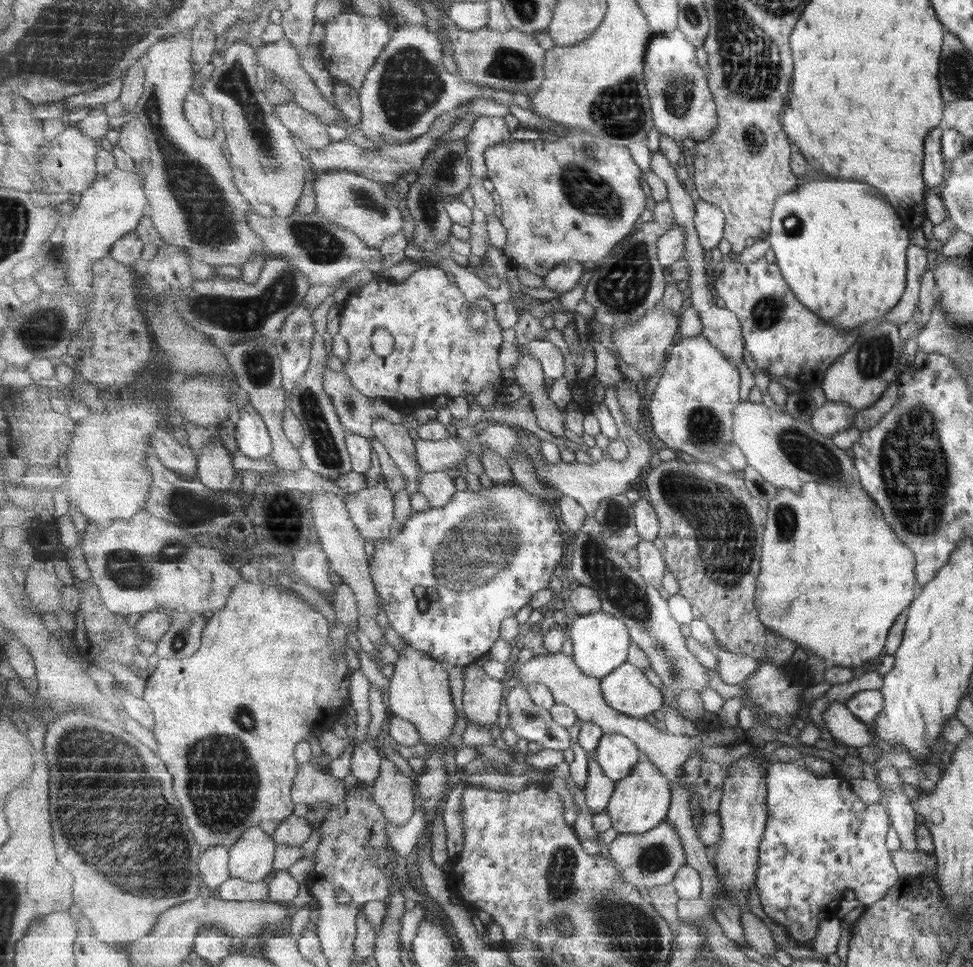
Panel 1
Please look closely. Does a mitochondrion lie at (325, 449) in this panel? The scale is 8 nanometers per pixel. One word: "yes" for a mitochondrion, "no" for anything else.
yes

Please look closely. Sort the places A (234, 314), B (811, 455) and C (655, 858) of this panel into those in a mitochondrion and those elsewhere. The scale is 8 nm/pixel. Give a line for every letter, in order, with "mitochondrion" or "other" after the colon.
A: mitochondrion
B: mitochondrion
C: mitochondrion

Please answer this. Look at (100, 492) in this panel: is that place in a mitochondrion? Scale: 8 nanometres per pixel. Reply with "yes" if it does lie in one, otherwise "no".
no

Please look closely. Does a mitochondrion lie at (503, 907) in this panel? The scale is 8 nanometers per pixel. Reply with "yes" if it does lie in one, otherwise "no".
no

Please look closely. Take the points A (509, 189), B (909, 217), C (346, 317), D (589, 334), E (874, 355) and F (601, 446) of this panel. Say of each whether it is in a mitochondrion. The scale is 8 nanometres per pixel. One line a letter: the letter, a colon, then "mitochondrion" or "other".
A: other
B: other
C: other
D: other
E: mitochondrion
F: other

